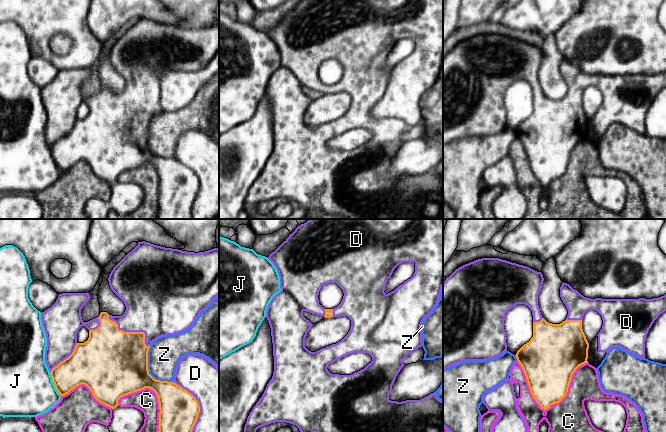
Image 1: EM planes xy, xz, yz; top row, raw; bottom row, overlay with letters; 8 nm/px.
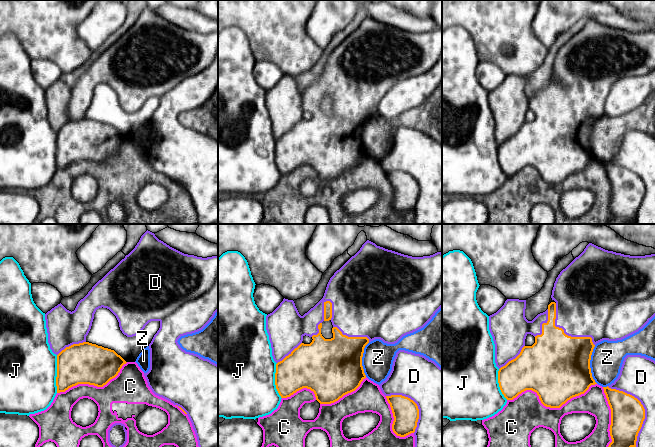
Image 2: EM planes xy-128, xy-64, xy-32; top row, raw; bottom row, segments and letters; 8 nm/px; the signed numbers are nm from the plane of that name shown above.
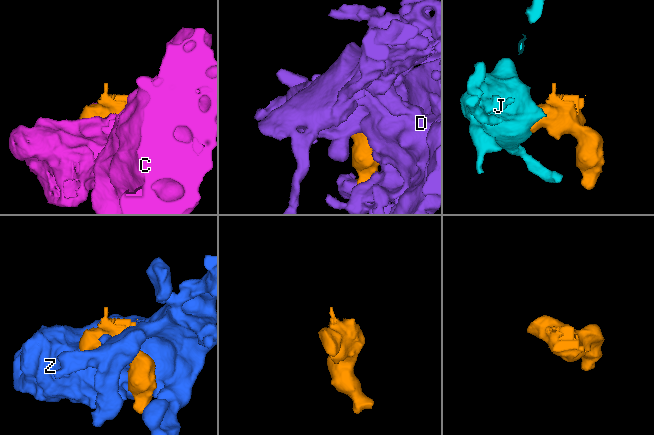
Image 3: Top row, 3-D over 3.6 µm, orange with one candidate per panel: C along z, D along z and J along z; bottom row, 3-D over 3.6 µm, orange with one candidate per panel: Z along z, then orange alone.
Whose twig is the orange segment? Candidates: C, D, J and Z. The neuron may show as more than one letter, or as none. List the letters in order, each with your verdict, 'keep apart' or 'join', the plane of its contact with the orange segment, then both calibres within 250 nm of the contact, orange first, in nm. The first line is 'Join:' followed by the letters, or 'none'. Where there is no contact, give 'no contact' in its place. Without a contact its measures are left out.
Join: D
C: keep apart | yz | 340/360 nm
D: join | xy | 320/400 nm
J: keep apart | xy | 260/440 nm
Z: keep apart | xy | 480/260 nm

